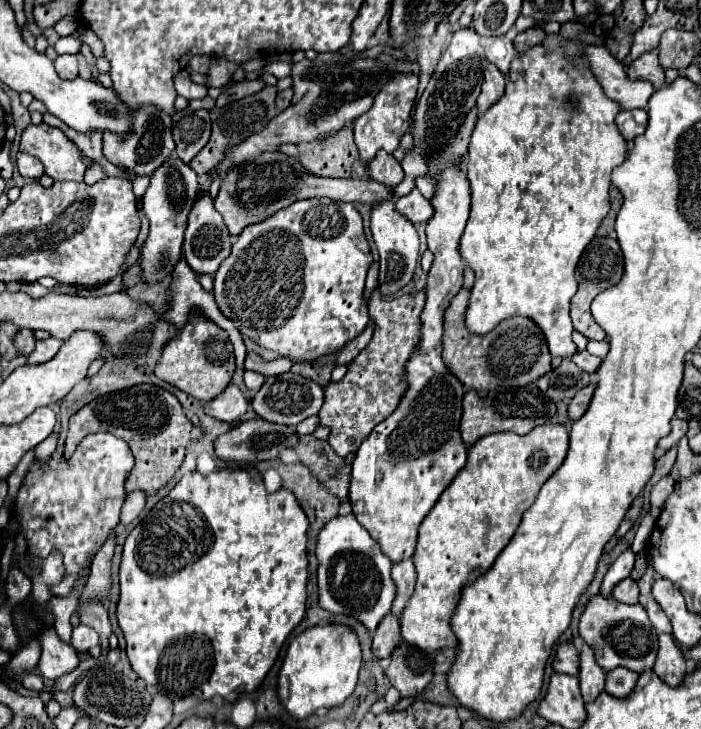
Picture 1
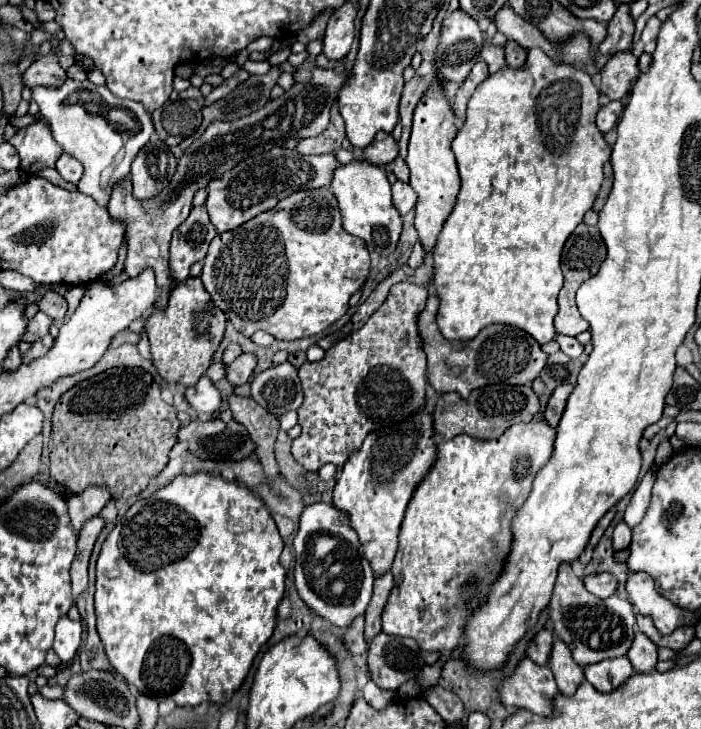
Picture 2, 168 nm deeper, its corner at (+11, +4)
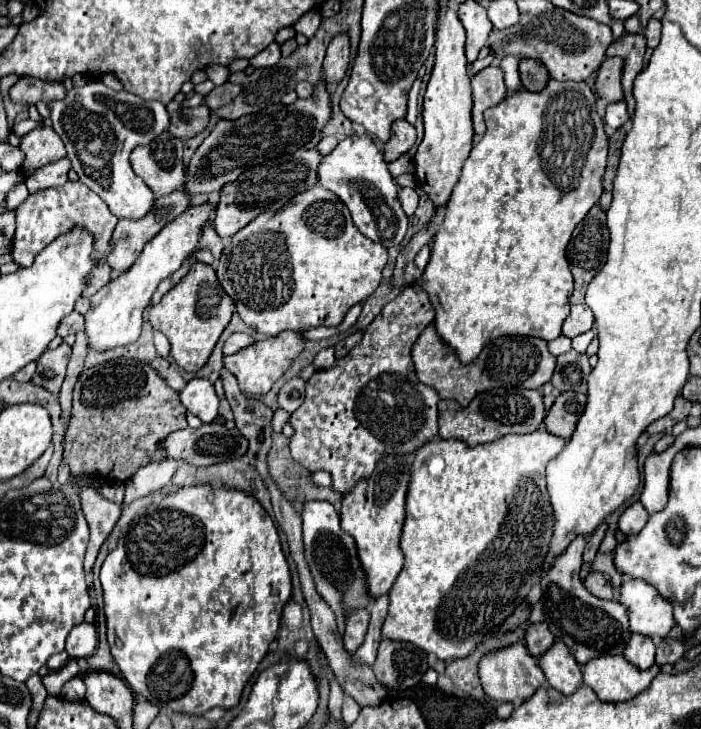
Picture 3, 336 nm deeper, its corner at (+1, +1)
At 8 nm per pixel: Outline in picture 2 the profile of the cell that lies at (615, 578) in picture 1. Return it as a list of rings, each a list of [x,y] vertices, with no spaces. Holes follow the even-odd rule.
[[[621,520],[615,524],[615,532],[613,532],[613,550],[623,550],[627,548],[631,542],[631,528]]]

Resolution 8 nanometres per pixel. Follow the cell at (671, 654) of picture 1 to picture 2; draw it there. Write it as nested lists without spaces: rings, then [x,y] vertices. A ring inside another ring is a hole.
[[[637,632],[627,652],[627,658],[631,660],[635,672],[651,672],[657,664],[657,646],[645,634]]]

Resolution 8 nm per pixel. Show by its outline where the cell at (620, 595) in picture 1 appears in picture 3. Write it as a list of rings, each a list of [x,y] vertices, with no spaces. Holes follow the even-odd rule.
[[[589,573],[589,577],[585,579],[585,587],[601,597],[601,599],[613,599],[613,587],[611,587],[611,581],[605,577],[605,575],[599,575],[599,573]]]

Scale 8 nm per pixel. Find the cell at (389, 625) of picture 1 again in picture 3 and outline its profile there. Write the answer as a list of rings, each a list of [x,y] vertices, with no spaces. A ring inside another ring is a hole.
[[[361,609],[361,611],[349,613],[345,635],[343,635],[343,643],[349,653],[355,653],[361,647],[365,635],[367,635],[367,627],[369,627],[369,611]]]

